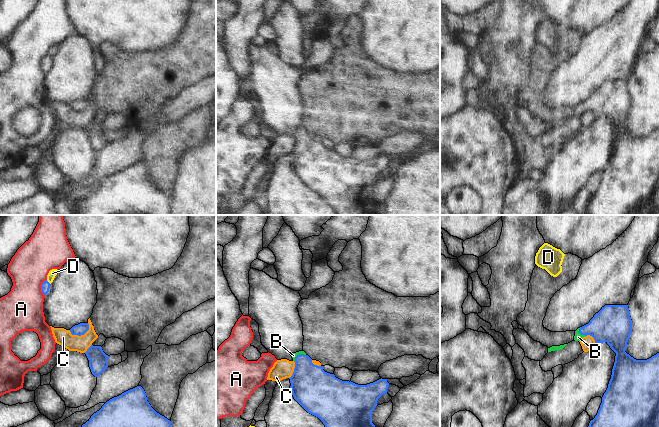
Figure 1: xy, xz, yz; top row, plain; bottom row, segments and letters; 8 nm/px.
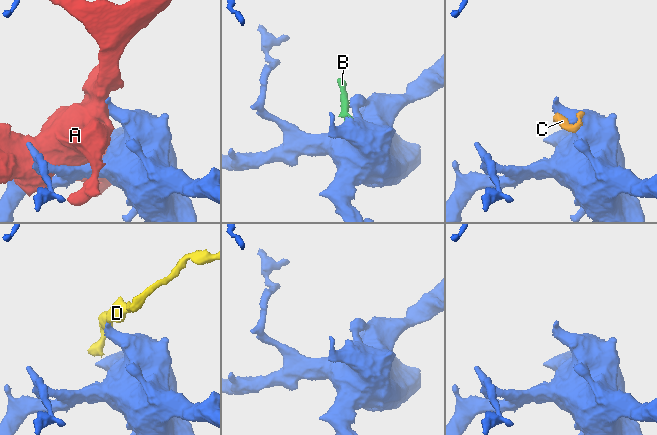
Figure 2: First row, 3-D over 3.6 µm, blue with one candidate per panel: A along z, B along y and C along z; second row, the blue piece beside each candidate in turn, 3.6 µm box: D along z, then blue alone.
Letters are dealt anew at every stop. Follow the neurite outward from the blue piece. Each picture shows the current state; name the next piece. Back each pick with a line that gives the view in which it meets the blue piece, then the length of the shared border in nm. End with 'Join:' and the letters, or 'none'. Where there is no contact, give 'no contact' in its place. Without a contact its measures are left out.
B: contact in xz; length 110 nm
Join: B

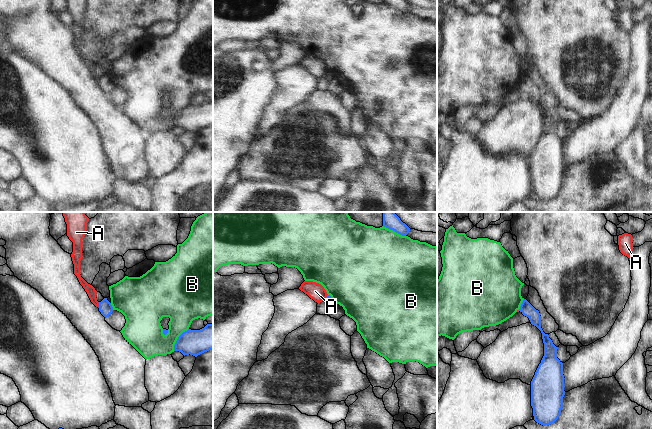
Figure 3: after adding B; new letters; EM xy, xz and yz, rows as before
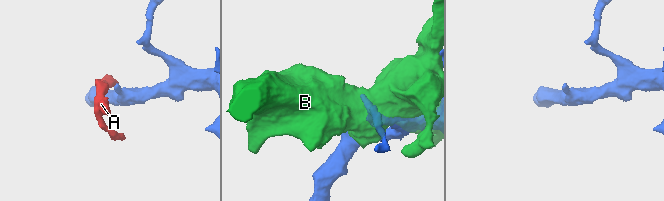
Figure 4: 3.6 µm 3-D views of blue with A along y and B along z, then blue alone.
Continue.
Join: none

